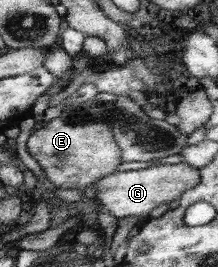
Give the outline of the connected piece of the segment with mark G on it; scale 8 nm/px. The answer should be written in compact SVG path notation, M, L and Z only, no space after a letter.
M185 162L175 164L155 164L145 169L117 171L96 181L96 201L103 203L103 210L113 217L137 217L148 214L163 203L179 199L181 194L200 183L200 169Z

